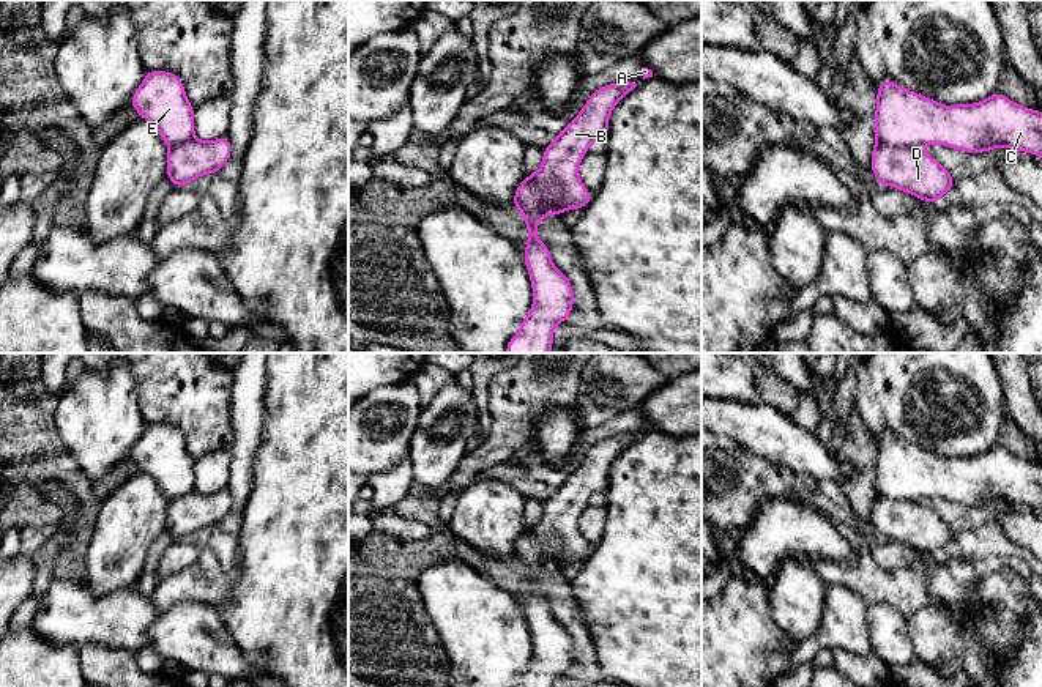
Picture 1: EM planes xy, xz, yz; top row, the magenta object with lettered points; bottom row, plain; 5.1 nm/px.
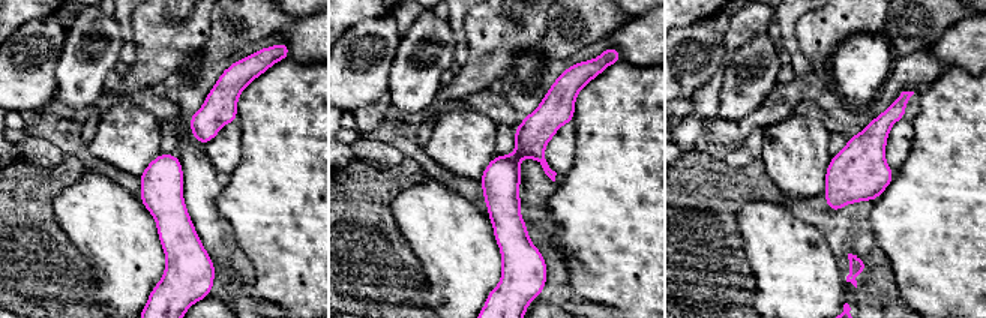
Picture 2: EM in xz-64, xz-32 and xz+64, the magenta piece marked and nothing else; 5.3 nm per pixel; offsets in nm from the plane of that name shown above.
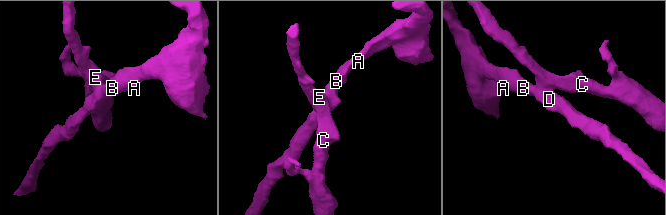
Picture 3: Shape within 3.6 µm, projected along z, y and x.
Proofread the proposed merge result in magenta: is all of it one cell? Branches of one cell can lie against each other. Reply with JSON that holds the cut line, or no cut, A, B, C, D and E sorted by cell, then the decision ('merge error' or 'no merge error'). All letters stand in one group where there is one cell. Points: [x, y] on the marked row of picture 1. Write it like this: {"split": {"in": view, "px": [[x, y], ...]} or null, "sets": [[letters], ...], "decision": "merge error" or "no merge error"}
{"split": {"in": "yz", "px": [[877, 139], [893, 145], [918, 148]]}, "sets": [["A", "B", "D"], ["C", "E"]], "decision": "merge error"}

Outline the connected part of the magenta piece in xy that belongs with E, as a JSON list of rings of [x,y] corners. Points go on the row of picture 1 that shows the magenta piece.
[[[147,69],[131,98],[140,118],[151,123],[162,142],[173,148],[194,137],[194,106],[186,98],[181,79],[170,71]]]

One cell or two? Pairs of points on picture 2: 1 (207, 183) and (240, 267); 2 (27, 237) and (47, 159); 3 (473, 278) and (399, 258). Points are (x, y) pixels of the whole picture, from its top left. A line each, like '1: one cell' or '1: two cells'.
1: one cell
2: two cells
3: two cells

